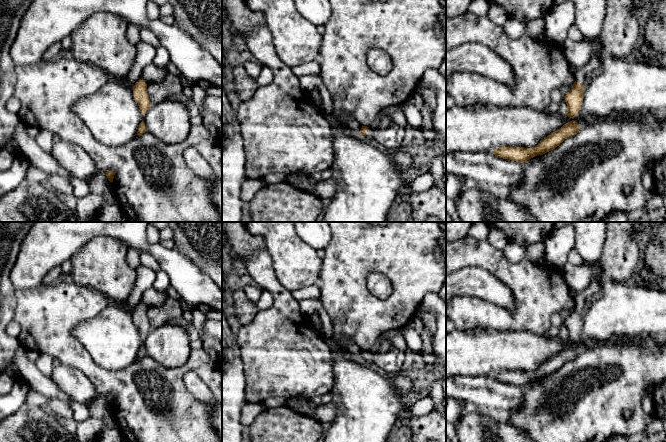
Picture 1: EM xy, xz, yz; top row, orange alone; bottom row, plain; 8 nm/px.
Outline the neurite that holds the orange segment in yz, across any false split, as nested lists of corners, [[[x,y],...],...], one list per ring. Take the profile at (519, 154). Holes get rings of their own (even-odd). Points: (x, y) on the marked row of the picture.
[[[572,120],[564,124],[557,131],[545,137],[535,147],[524,148],[524,147],[503,146],[494,149],[492,153],[499,158],[513,160],[519,163],[524,163],[537,155],[542,155],[555,149],[565,139],[575,136],[580,130],[580,128],[581,127],[578,125],[578,123]]]

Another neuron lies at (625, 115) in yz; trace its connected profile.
[[[624,112],[624,113],[618,113],[618,114],[612,115],[609,121],[618,120],[618,119],[638,119],[640,117],[641,117],[641,113]]]

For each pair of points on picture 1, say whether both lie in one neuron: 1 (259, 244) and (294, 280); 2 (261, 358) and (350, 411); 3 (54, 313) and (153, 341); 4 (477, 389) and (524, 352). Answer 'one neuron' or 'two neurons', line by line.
1: two neurons
2: two neurons
3: two neurons
4: two neurons

